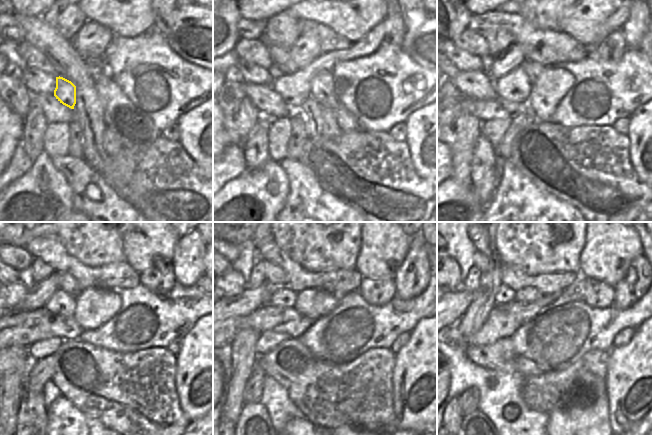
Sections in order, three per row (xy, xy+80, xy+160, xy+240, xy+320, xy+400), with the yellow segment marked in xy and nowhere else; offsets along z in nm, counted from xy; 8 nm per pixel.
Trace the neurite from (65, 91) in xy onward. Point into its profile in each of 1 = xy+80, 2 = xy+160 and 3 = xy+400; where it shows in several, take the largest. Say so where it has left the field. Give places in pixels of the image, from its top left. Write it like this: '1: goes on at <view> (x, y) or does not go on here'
1: goes on at xy+80 (294, 89)
2: goes on at xy+160 (515, 86)
3: goes on at xy+400 (504, 295)

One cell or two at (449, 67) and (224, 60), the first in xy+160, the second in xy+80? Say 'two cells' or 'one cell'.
two cells

